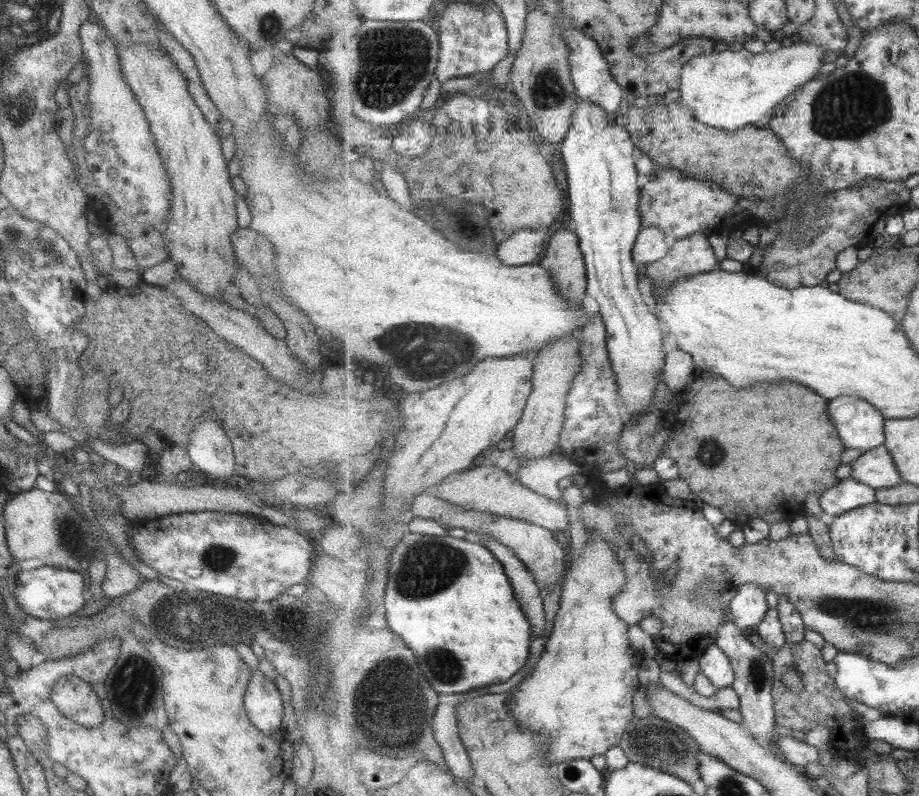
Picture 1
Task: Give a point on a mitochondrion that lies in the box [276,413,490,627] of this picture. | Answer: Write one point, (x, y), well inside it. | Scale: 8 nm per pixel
(429, 568)

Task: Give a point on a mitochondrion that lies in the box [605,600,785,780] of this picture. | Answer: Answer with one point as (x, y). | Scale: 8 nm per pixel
(654, 740)

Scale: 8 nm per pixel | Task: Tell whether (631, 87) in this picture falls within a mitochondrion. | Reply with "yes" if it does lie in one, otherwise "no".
no

